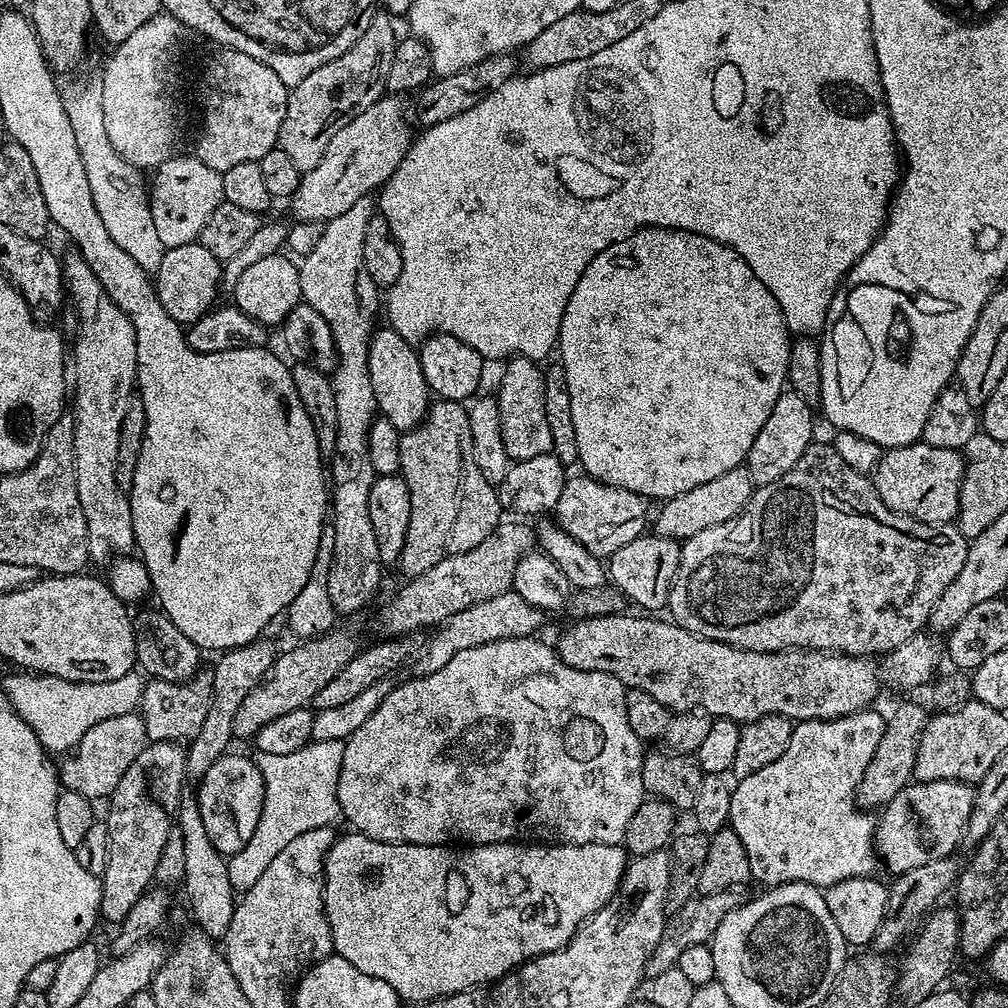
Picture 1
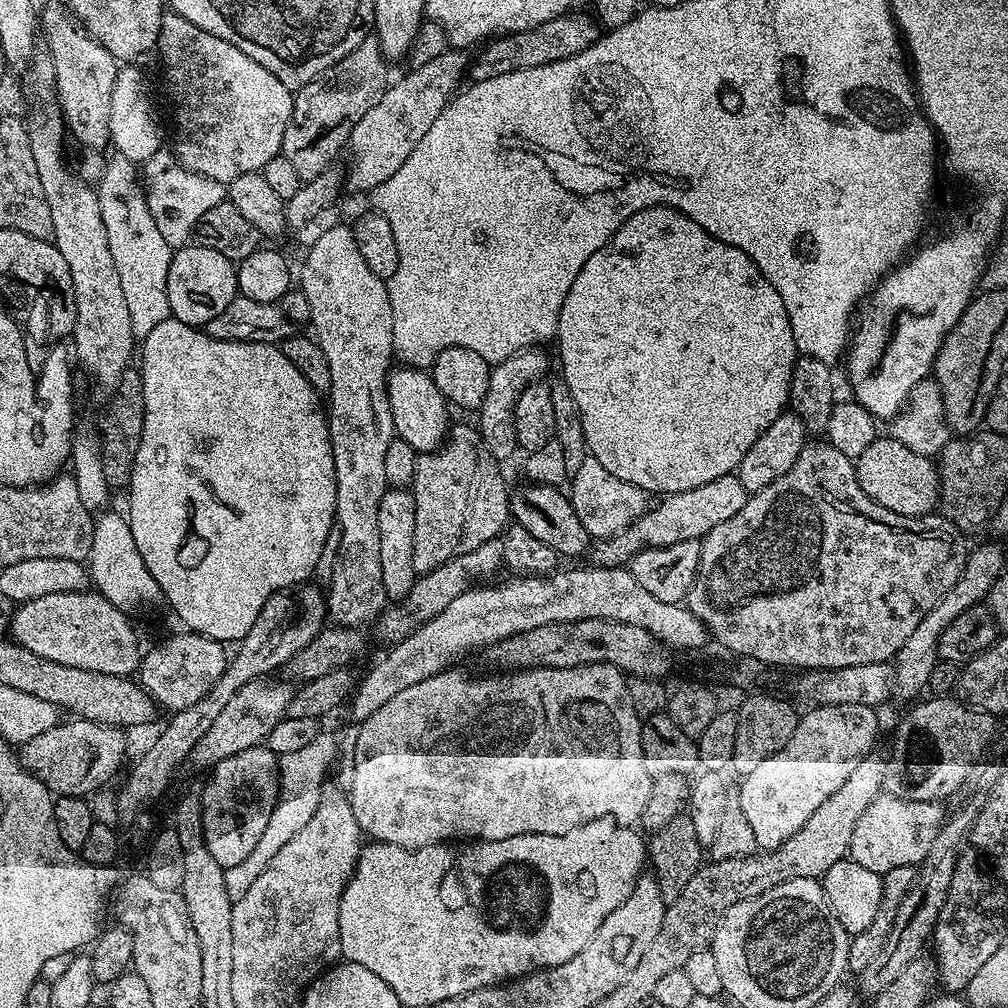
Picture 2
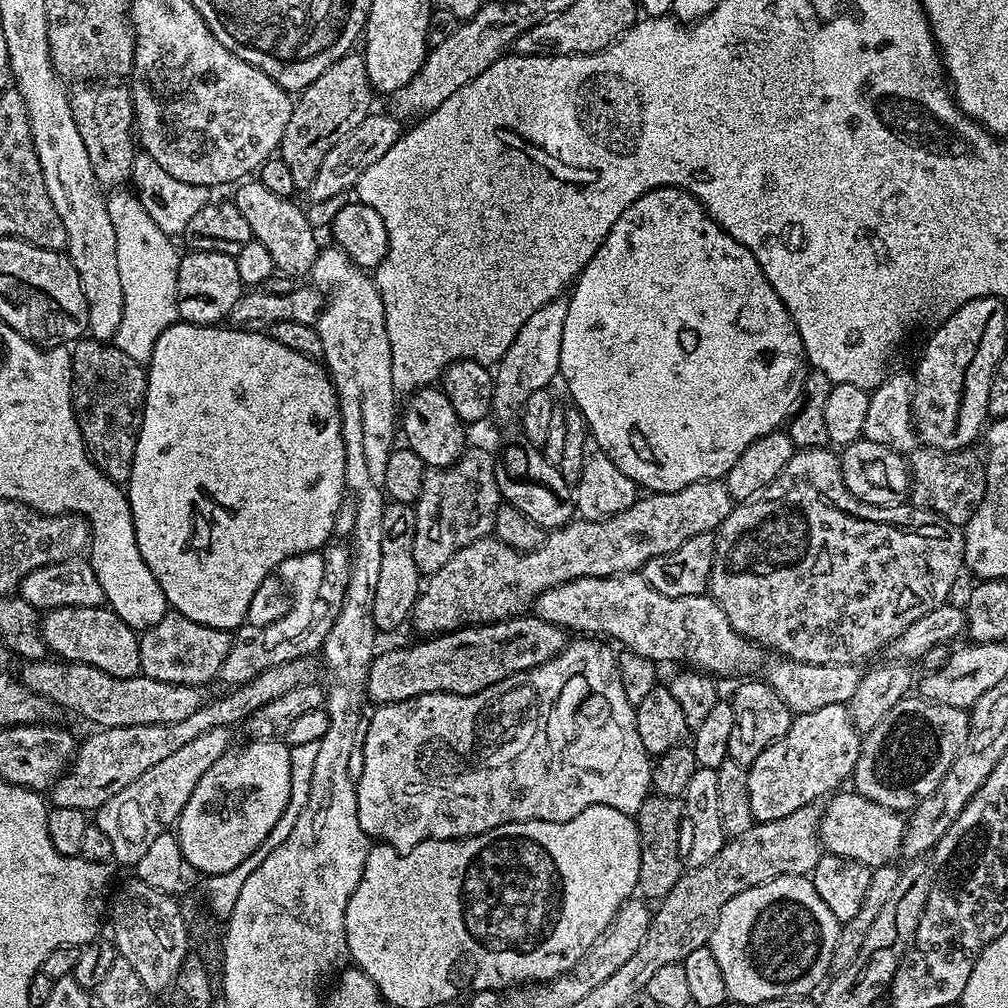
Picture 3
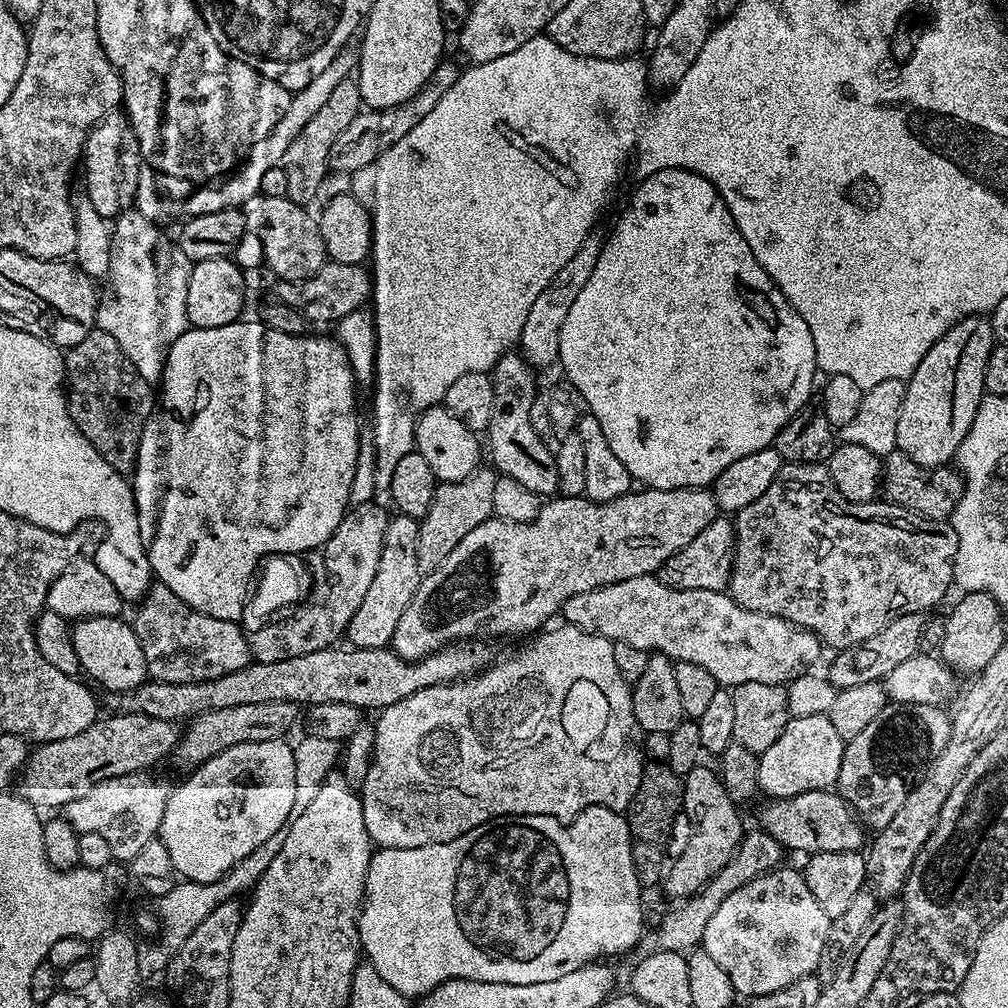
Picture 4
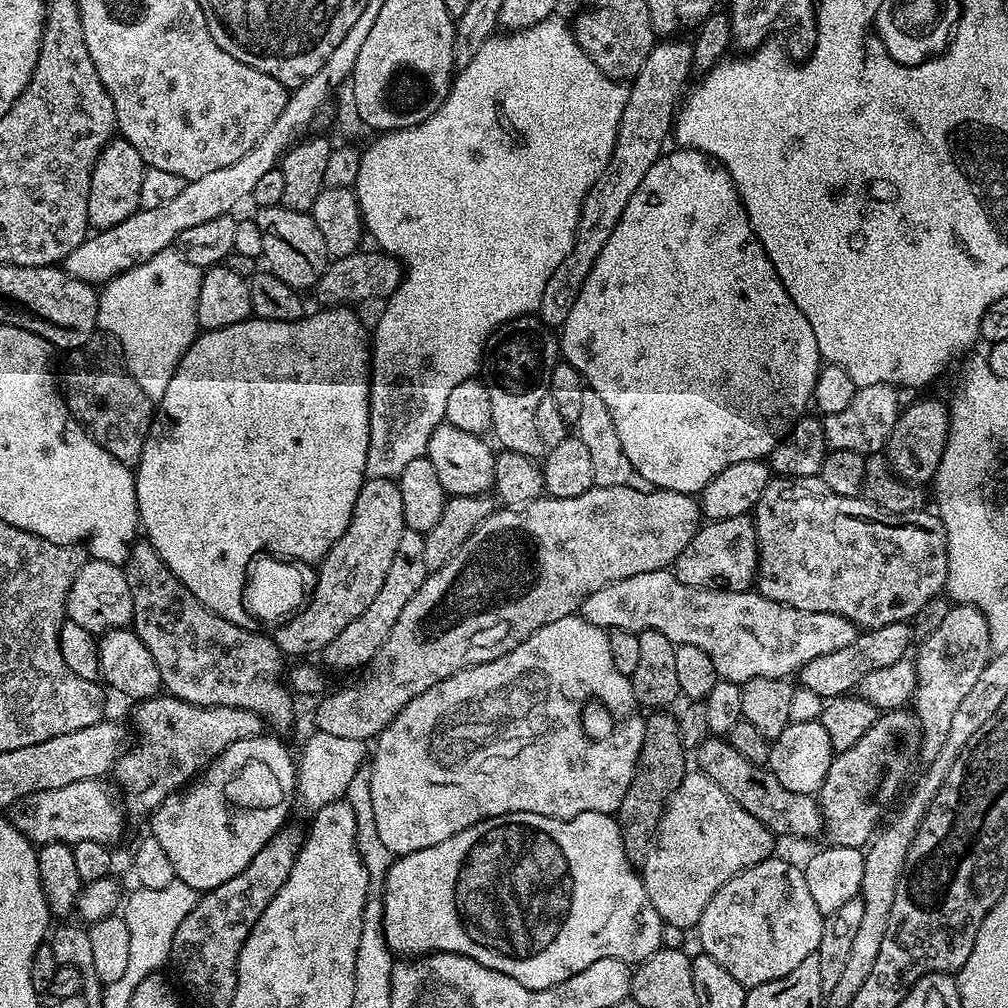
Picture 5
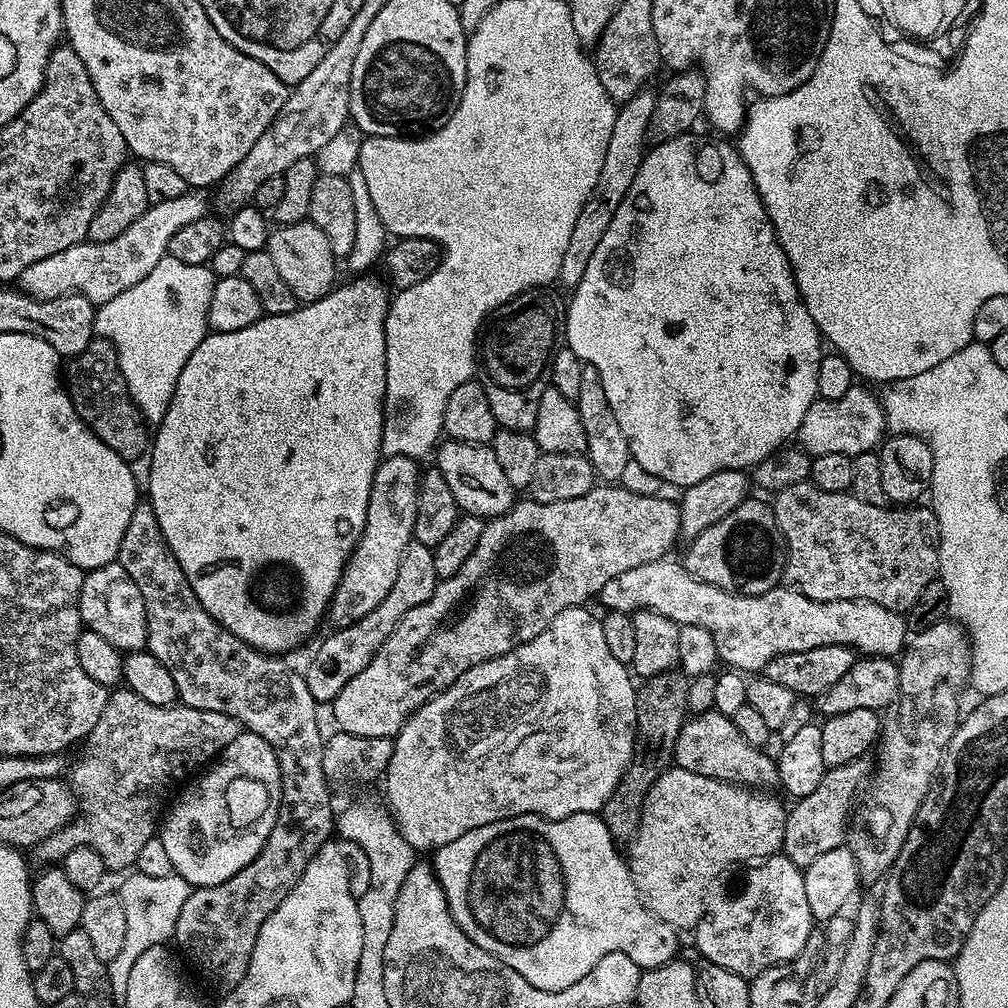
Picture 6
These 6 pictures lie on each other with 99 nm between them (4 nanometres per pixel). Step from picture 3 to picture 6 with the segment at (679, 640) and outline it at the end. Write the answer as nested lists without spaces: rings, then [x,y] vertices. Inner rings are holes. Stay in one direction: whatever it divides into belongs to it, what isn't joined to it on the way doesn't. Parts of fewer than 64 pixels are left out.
[[[665,558],[663,560],[655,560],[654,562],[646,562],[646,566],[634,566],[634,570],[626,570],[626,574],[618,574],[618,578],[610,578],[610,582],[606,582],[606,586],[602,586],[602,590],[600,591],[600,595],[598,597],[599,603],[602,602],[605,605],[603,606],[607,611],[609,612],[627,612],[629,614],[634,612],[639,612],[641,610],[645,612],[653,612],[654,614],[662,614],[662,618],[670,618],[672,621],[674,621],[675,624],[681,625],[681,624],[689,624],[690,626],[700,626],[702,630],[706,630],[706,634],[710,634],[710,638],[714,638],[714,646],[716,647],[716,654],[717,657],[721,661],[724,660],[729,669],[732,670],[739,670],[741,673],[744,674],[756,674],[759,673],[764,667],[766,666],[766,662],[770,662],[770,658],[778,658],[778,654],[790,654],[791,652],[805,652],[806,650],[814,650],[818,646],[826,646],[827,644],[837,644],[838,646],[846,646],[847,648],[855,650],[857,653],[863,654],[864,656],[887,656],[889,658],[895,657],[897,653],[903,649],[905,643],[906,643],[906,620],[903,615],[899,612],[895,612],[894,610],[890,610],[889,608],[886,608],[884,606],[878,606],[877,604],[874,604],[870,602],[869,600],[835,600],[834,602],[818,602],[817,600],[811,600],[810,598],[806,598],[803,596],[801,592],[793,590],[791,587],[788,586],[777,586],[775,588],[771,588],[769,592],[766,594],[758,594],[757,596],[736,596],[732,592],[727,592],[726,590],[718,590],[718,586],[710,586],[706,582],[698,582],[695,580],[692,575],[690,575],[689,572],[684,568],[683,563],[679,559],[672,560],[673,558]]]

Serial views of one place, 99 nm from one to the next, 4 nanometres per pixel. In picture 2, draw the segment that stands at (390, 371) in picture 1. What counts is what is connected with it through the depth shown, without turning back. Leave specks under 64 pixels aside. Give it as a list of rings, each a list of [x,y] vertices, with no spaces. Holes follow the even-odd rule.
[[[396,366],[388,374],[388,397],[390,414],[394,418],[394,430],[399,439],[410,442],[418,454],[434,452],[444,443],[450,419],[450,405],[444,395],[434,386],[431,375],[423,368]]]

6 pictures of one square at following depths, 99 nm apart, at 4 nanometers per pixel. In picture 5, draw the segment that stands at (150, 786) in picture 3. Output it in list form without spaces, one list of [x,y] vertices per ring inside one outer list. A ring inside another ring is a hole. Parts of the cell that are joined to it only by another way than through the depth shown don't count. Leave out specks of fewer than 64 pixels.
[[[103,779],[83,780],[70,782],[70,786],[58,786],[58,790],[42,790],[30,794],[11,809],[11,822],[36,846],[50,842],[70,845],[78,842],[98,842],[115,845],[115,840],[124,832],[126,812],[117,793],[111,787],[108,789],[104,783]]]

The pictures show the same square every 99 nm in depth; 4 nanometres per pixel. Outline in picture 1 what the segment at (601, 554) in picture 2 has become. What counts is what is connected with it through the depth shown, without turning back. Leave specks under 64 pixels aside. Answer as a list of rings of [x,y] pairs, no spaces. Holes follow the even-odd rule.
[[[747,467],[726,470],[726,474],[722,474],[714,482],[702,482],[702,486],[686,490],[686,494],[678,494],[663,501],[659,505],[660,513],[657,516],[655,513],[654,516],[655,535],[681,542],[688,540],[694,534],[698,534],[698,530],[706,530],[706,526],[718,526],[718,522],[726,522],[737,516],[748,504],[753,491],[754,485]]]

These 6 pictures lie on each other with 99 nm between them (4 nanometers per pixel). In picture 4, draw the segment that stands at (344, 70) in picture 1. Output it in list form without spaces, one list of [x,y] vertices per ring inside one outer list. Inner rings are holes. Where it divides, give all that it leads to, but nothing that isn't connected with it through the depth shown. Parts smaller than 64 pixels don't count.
[[[355,79],[343,80],[332,93],[330,99],[323,104],[318,114],[306,122],[302,134],[290,142],[290,150],[284,155],[283,168],[286,170],[286,196],[296,204],[307,205],[310,198],[317,193],[317,187],[326,178],[330,169],[328,159],[330,158],[330,146],[334,146],[334,138],[354,122],[354,118],[362,111],[360,99],[360,86]]]

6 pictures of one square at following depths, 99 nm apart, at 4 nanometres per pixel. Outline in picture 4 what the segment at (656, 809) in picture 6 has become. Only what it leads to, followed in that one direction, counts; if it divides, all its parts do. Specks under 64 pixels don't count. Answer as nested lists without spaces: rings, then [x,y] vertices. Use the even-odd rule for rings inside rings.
[[[698,766],[683,777],[684,807],[682,812],[685,817],[688,815],[688,820],[692,823],[692,837],[689,838],[684,853],[673,864],[671,861],[670,867],[662,880],[662,888],[665,888],[670,895],[676,896],[672,898],[692,896],[695,892],[700,891],[708,883],[711,876],[718,874],[718,870],[722,870],[722,866],[726,866],[726,862],[730,862],[730,858],[736,853],[736,848],[743,840],[746,831],[746,825],[740,821],[741,809],[726,794],[723,780],[713,769],[711,772],[710,769],[704,767]]]

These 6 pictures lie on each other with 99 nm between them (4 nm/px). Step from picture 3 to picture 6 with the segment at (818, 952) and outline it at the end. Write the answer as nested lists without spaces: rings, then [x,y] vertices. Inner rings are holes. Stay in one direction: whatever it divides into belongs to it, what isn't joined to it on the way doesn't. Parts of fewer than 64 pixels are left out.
[[[783,854],[765,856],[749,868],[740,892],[709,899],[694,929],[696,948],[703,959],[745,978],[794,959],[814,931],[802,869]]]

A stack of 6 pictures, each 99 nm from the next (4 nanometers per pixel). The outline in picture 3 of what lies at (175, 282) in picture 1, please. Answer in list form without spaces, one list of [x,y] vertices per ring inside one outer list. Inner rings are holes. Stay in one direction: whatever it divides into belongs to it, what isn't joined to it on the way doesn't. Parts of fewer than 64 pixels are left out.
[[[185,251],[178,266],[179,319],[185,324],[216,326],[227,321],[234,310],[234,302],[242,294],[236,257],[217,252]]]

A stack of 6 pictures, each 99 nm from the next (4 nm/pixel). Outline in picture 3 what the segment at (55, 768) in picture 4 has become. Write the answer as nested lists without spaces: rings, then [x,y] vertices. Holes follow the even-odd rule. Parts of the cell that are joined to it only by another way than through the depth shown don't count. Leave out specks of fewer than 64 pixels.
[[[305,654],[295,656],[286,662],[278,662],[266,670],[262,670],[254,678],[246,683],[228,690],[225,696],[217,700],[209,699],[190,718],[182,722],[170,722],[158,726],[118,726],[117,728],[102,728],[93,731],[93,736],[79,741],[76,755],[73,756],[68,771],[56,781],[56,785],[50,789],[50,800],[55,807],[70,806],[74,810],[82,810],[85,814],[95,813],[118,790],[126,790],[130,782],[138,778],[138,774],[146,774],[150,766],[162,762],[162,758],[174,754],[174,750],[182,750],[186,742],[198,738],[198,734],[206,734],[206,730],[215,728],[229,729],[232,724],[243,725],[254,710],[262,710],[266,702],[274,702],[281,694],[289,690],[298,690],[298,686],[306,686],[317,681],[316,674],[322,670],[319,659],[315,655]]]

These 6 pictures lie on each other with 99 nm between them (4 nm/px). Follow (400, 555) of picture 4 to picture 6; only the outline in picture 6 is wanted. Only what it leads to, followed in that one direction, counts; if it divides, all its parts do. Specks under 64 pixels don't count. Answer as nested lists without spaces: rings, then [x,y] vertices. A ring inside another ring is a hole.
[[[413,538],[406,550],[402,550],[402,562],[398,562],[398,578],[394,578],[390,594],[386,594],[386,598],[382,598],[382,602],[378,602],[374,610],[358,618],[358,622],[329,631],[329,636],[317,646],[316,653],[309,658],[308,665],[302,668],[306,686],[310,686],[310,694],[314,694],[317,705],[327,705],[338,694],[338,690],[342,690],[342,686],[346,686],[346,682],[354,678],[354,674],[362,674],[362,670],[370,666],[370,658],[378,654],[382,642],[386,642],[394,626],[398,626],[398,622],[407,612],[414,610],[414,606],[426,602],[437,583],[432,549]]]

